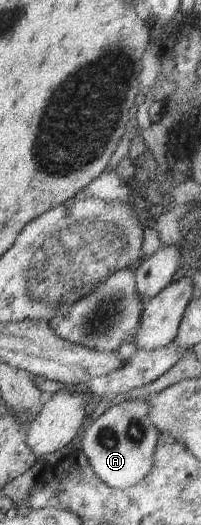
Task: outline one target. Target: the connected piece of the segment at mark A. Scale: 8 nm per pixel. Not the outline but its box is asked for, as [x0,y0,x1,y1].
[79,398,159,489]

